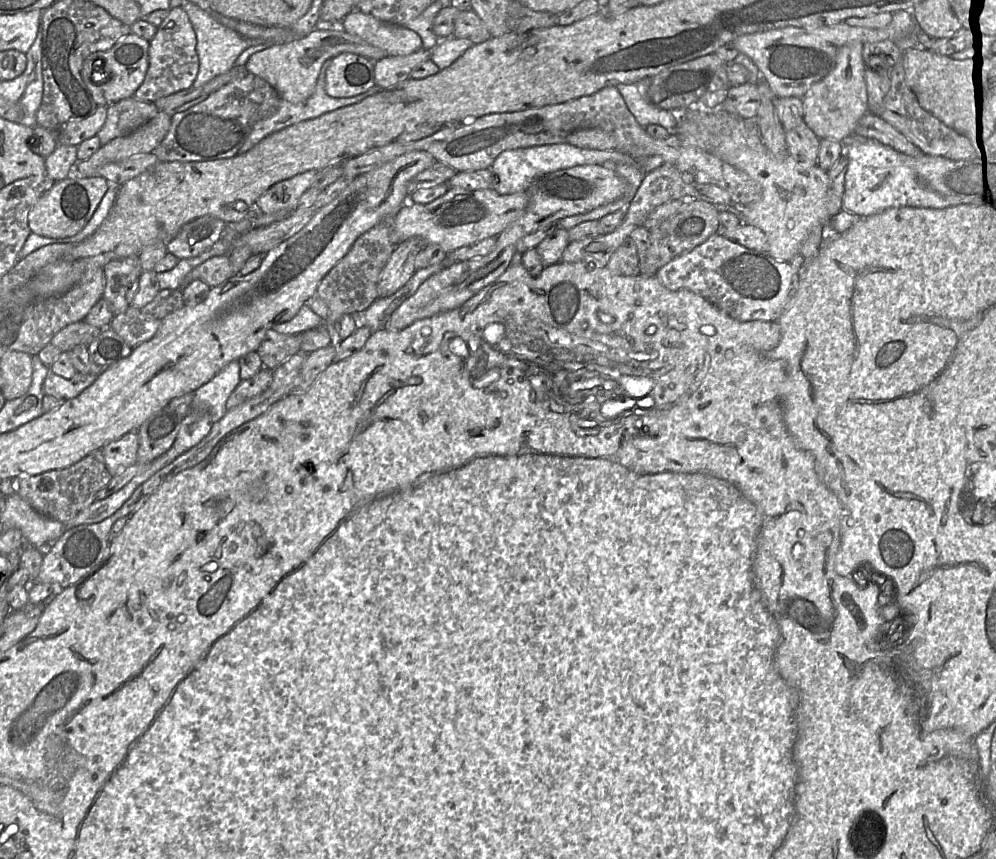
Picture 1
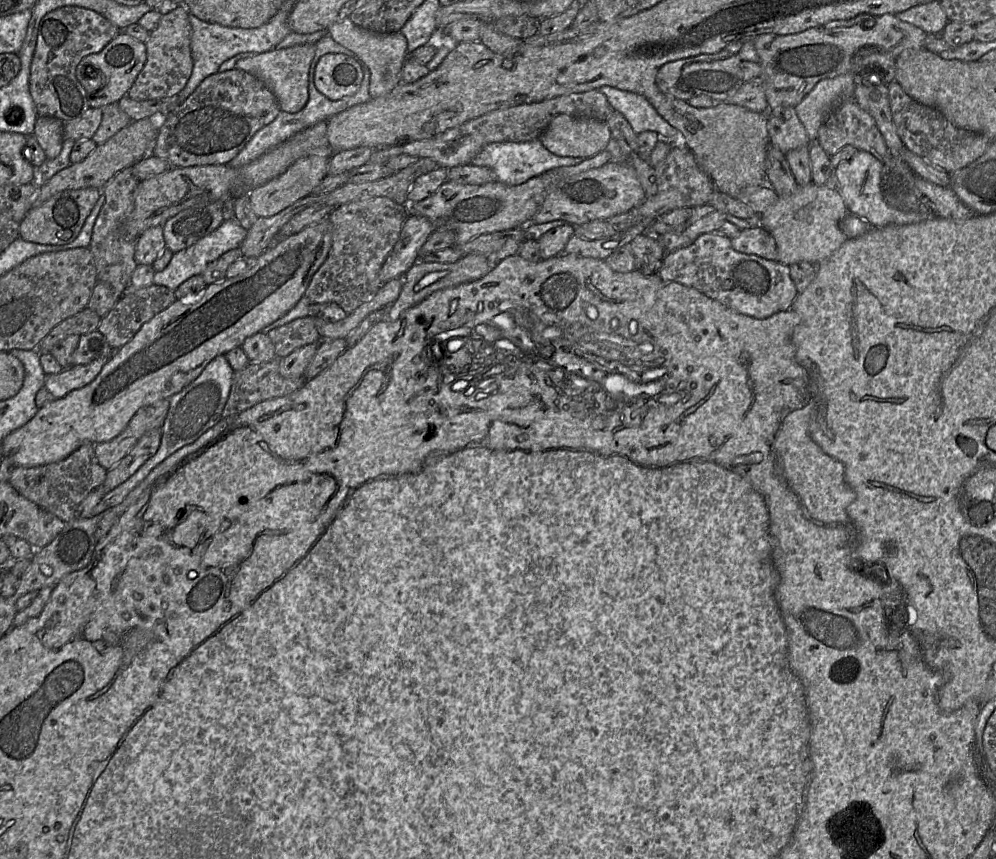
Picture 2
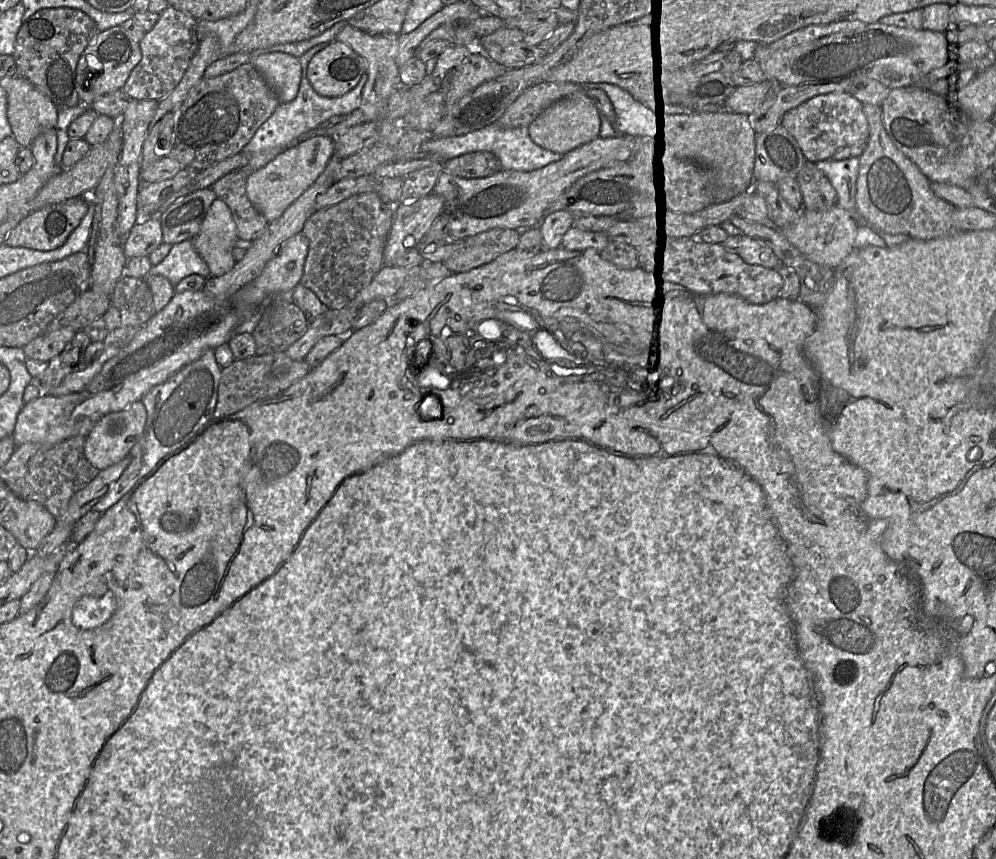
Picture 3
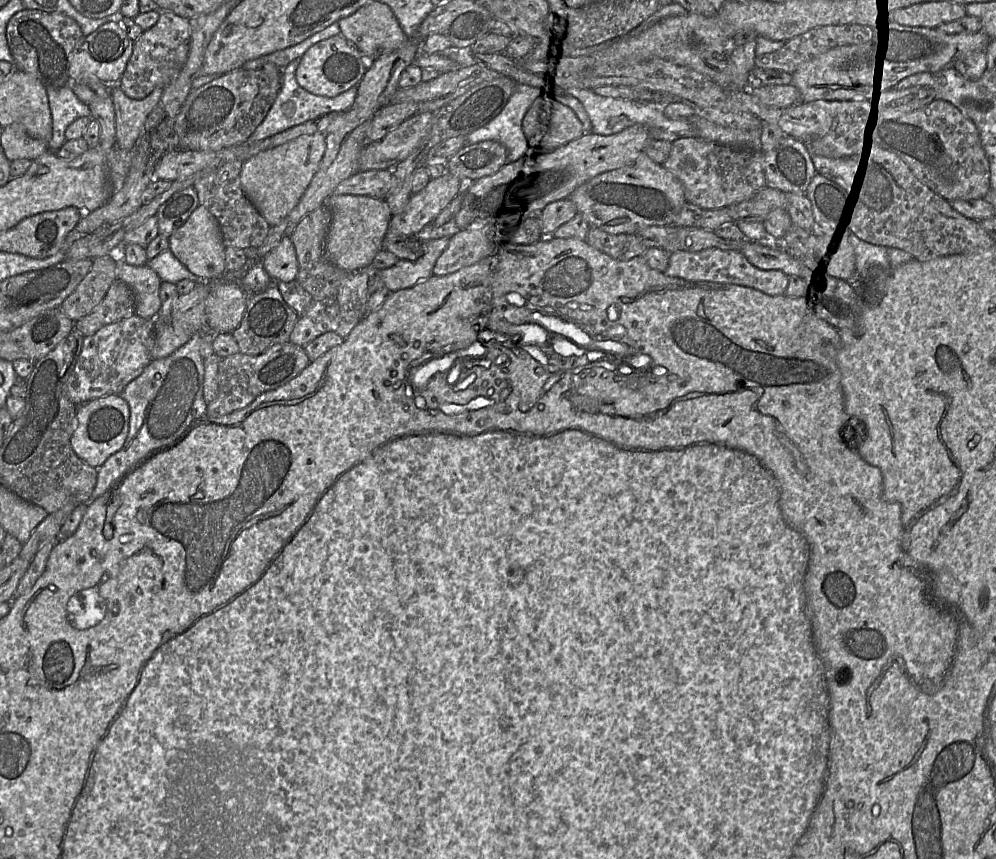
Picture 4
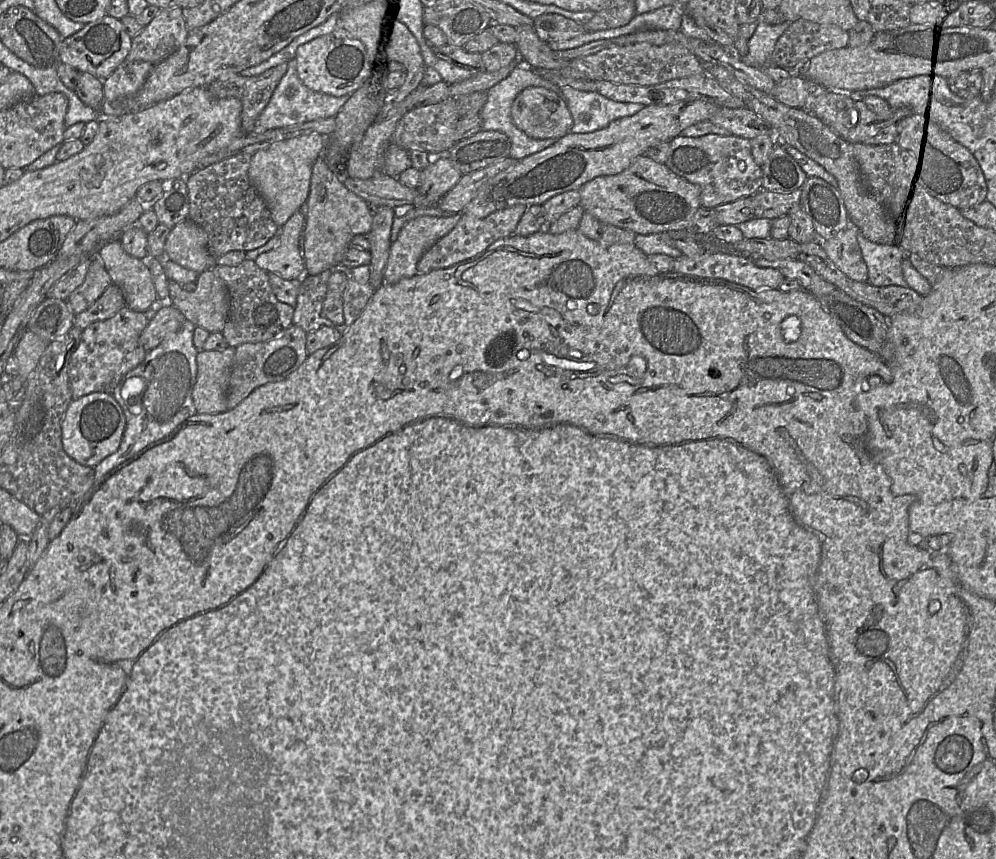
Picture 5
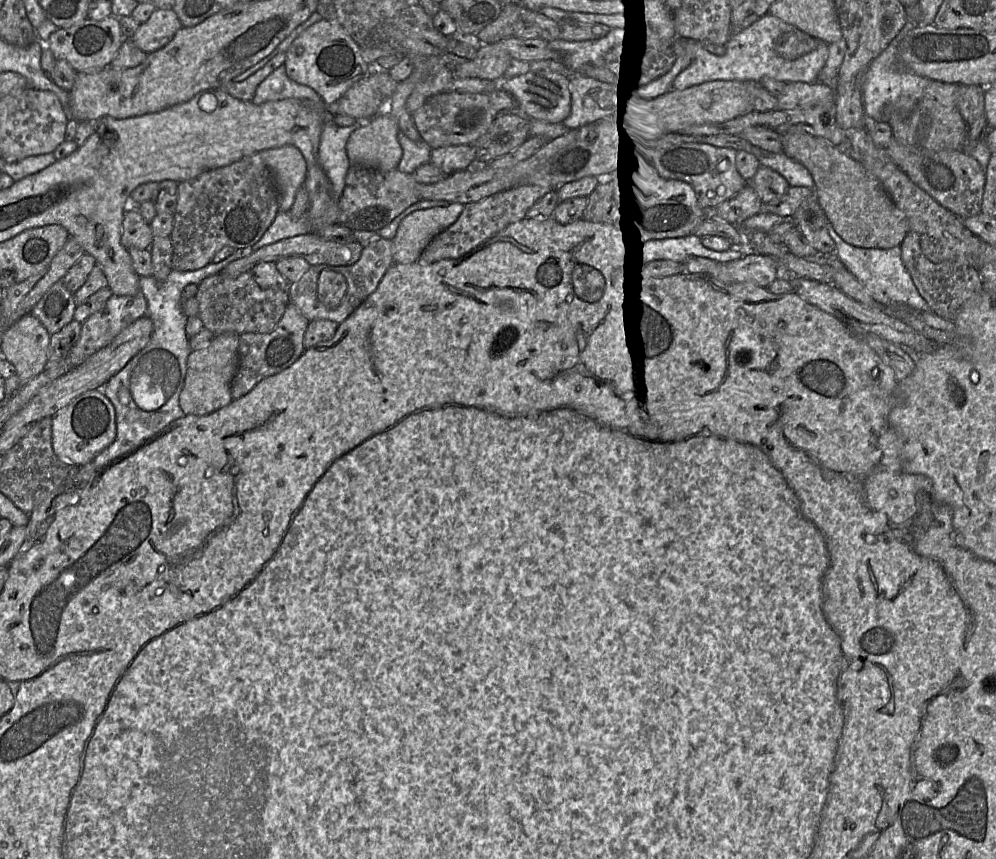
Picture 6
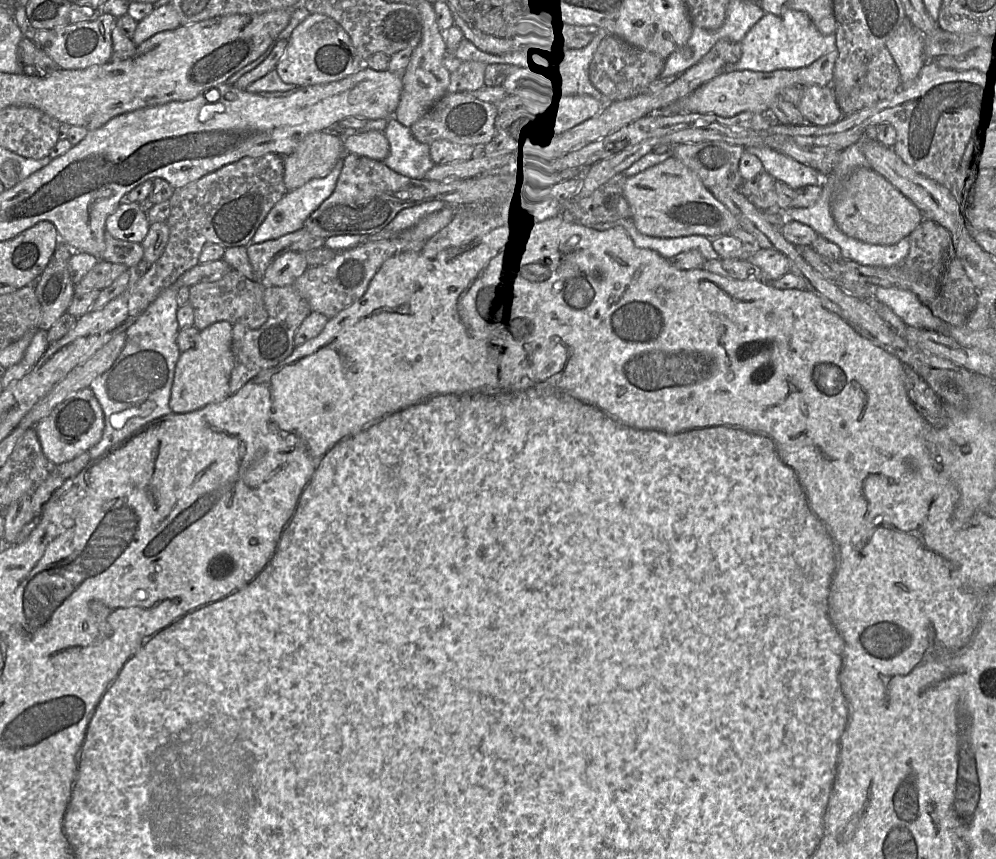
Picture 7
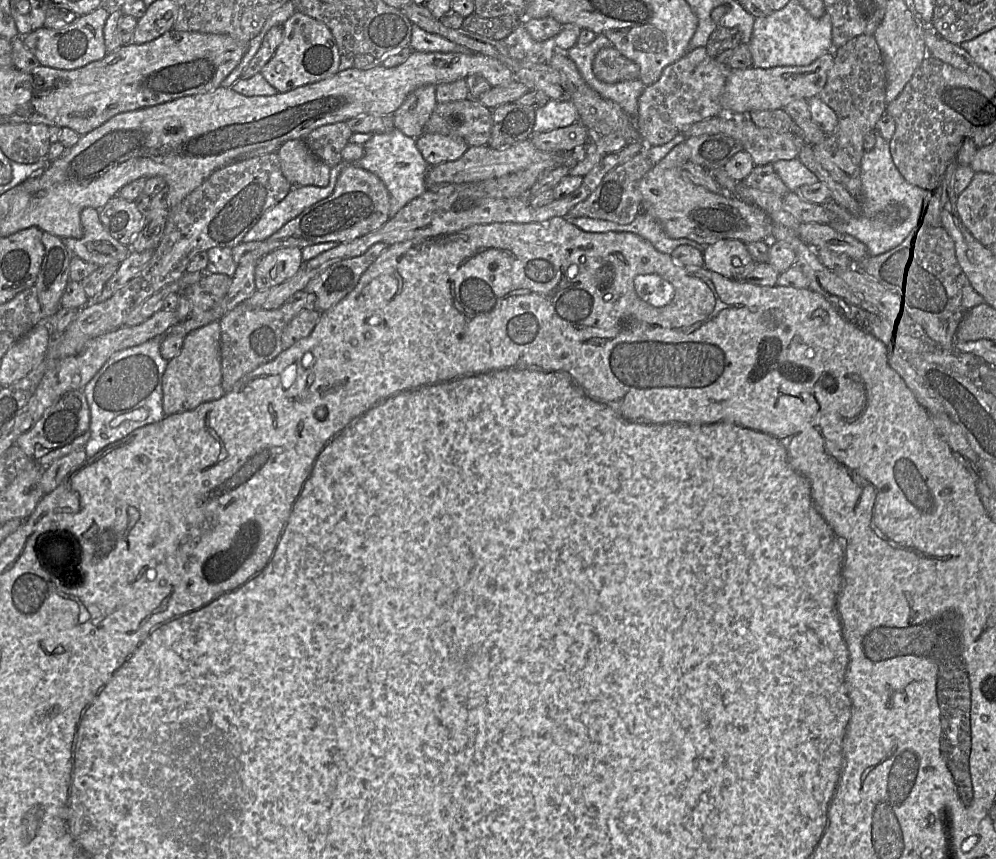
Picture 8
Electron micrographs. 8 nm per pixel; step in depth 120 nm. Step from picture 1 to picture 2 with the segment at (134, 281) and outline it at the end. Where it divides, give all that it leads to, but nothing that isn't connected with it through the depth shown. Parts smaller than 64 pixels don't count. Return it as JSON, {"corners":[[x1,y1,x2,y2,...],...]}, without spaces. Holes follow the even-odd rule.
{"corners":[[132,167,117,173,101,190,105,202,95,221,89,249,93,255,98,281,108,284,119,297,130,286,131,275,137,263,134,259,135,242,120,237,119,228,134,208,134,192,139,181,133,176]]}

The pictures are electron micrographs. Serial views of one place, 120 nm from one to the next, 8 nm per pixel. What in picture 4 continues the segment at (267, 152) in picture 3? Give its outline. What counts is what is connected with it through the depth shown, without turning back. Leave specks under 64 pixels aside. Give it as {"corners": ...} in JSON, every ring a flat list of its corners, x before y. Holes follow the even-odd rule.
{"corners":[[295,59,282,69,282,81,278,95,264,120,258,125,247,141,259,142,307,121,317,121,322,116,330,113,345,112,352,107,357,95,357,86,353,86,335,97,310,93,297,82,296,69,299,62,300,59]]}

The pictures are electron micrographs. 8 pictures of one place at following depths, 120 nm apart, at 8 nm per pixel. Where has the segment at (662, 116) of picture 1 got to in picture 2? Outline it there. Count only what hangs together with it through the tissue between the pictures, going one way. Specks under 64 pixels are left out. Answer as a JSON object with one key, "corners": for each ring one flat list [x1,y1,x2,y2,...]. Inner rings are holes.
{"corners":[[602,86,598,90,607,97,614,111,625,117,636,134,654,131,671,145,684,145,679,131,671,126,644,96,611,86]]}

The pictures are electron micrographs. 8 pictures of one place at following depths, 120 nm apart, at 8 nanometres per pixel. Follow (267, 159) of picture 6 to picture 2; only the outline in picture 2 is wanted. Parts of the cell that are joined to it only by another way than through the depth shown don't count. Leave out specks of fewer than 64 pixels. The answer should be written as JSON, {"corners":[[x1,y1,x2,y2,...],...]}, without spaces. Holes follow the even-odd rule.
{"corners":[[319,155,300,158,278,177,251,190,248,199,254,213,258,217,271,217,299,199,310,195,328,173,329,158]]}

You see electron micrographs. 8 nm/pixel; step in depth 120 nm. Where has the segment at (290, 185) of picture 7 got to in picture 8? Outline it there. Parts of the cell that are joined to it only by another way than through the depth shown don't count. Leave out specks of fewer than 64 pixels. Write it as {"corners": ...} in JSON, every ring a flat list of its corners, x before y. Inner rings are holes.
{"corners":[[304,139,287,141,276,153,283,174,293,187,328,185,332,168,312,153]]}

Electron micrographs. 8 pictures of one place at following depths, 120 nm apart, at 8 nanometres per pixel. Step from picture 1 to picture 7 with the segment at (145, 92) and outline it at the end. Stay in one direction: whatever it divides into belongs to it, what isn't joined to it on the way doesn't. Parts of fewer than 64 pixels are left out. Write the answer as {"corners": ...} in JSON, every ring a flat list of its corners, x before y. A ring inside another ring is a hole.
{"corners":[[171,3,155,7,137,23,132,41,138,46,153,35,180,26,180,20]]}

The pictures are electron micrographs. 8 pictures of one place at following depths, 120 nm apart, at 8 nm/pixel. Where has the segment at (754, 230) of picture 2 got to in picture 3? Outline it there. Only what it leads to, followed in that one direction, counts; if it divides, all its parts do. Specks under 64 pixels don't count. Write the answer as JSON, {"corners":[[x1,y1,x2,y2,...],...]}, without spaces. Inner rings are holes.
{"corners":[[741,233,729,236,723,244,748,264,761,265,770,269,783,267,782,261,774,253,773,248,761,239]]}

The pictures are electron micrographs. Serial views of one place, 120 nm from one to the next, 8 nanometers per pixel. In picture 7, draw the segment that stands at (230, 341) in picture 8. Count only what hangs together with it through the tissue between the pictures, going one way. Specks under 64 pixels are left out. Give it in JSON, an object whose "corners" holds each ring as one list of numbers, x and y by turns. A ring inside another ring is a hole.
{"corners":[[266,286,263,300,268,313,268,319,260,328,250,329,240,323,232,325,234,367,230,376,231,394,235,394,239,391,248,381,255,378,261,371,278,365,292,354,295,349,295,333,303,320,311,312,308,303,292,286]]}

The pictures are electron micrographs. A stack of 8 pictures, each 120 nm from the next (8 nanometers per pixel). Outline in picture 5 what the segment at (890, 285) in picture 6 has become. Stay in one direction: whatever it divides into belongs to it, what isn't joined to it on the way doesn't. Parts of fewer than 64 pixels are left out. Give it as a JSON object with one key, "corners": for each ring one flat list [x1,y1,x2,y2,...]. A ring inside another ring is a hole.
{"corners":[[860,232,858,233,858,242,867,266,866,282,877,287,908,286,902,271,902,261,906,259,904,251,889,244,871,242]]}

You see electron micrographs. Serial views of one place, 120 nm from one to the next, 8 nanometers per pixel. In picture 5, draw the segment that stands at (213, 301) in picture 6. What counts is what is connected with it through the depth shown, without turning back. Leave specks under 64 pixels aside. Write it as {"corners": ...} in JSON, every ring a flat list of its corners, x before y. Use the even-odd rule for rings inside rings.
{"corners":[[245,259,237,266,217,264,212,271,224,282,229,295,228,317,221,333,230,347,269,341,293,324,294,308,276,298,268,273,253,260]]}

